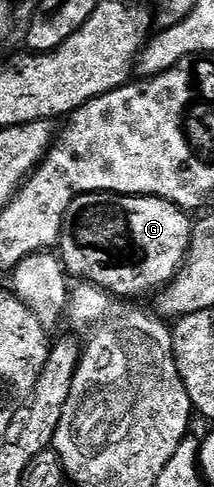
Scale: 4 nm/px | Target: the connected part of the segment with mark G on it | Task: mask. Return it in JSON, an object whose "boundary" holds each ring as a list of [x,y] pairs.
{"boundary":[[[80,194],[64,210],[56,245],[62,267],[71,277],[83,276],[90,280],[86,282],[118,298],[157,289],[178,271],[190,248],[192,220],[186,216],[183,209],[159,196]]]}

